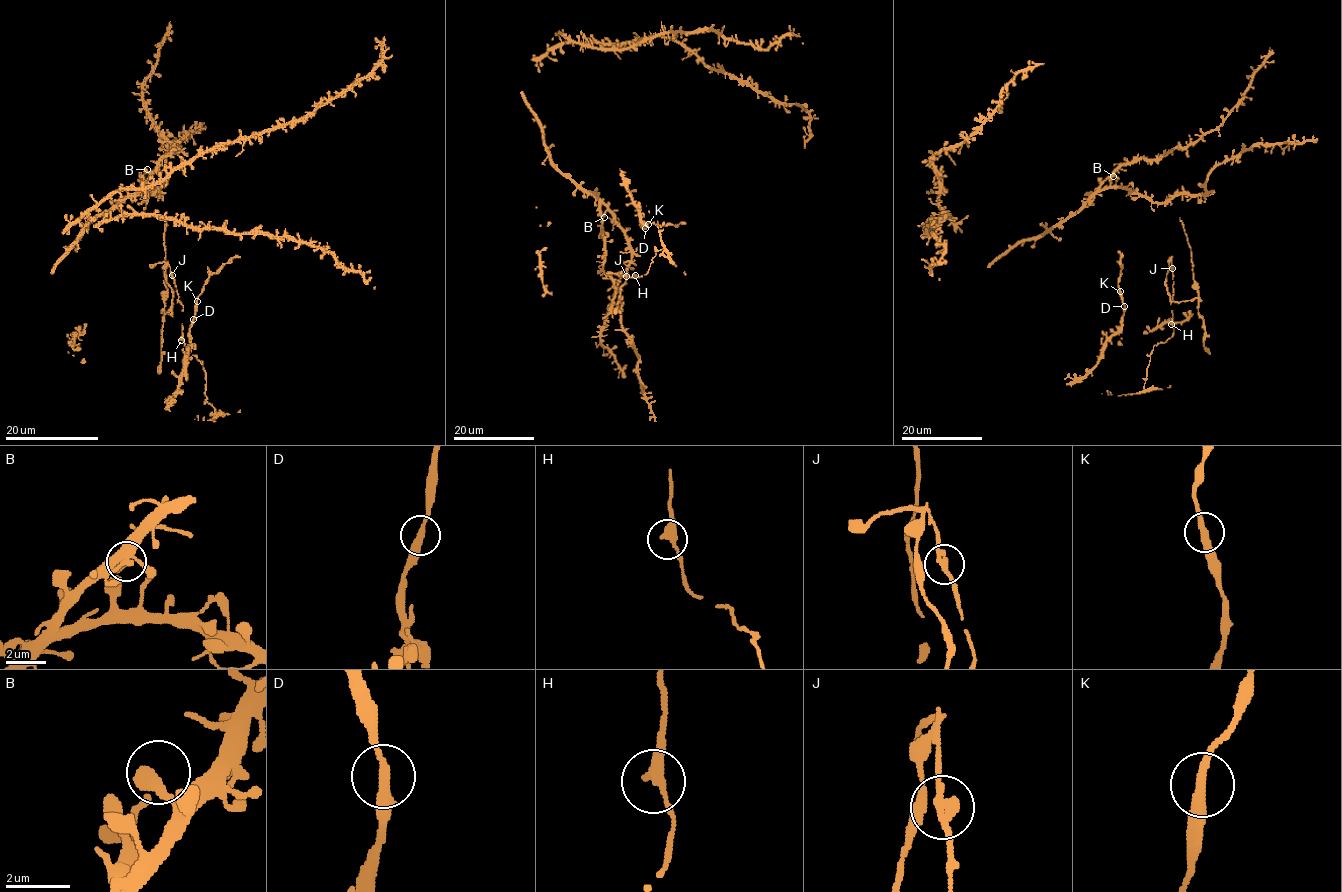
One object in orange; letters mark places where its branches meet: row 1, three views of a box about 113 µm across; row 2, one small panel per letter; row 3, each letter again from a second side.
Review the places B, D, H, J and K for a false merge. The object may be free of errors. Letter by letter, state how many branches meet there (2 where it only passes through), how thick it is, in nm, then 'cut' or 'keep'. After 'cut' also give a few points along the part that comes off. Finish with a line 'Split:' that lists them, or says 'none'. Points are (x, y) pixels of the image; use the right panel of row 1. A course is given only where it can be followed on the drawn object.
B: 2 | 360 nm | keep
D: 2 | 320 nm | keep
H: 2 | 320 nm | keep
J: 2 | 280 nm | cut | (1171, 268), (1170, 260), (1165, 280), (1169, 298), (1180, 302), (1199, 298), (1191, 247), (1180, 217)
K: 2 | 320 nm | keep
Split: J

